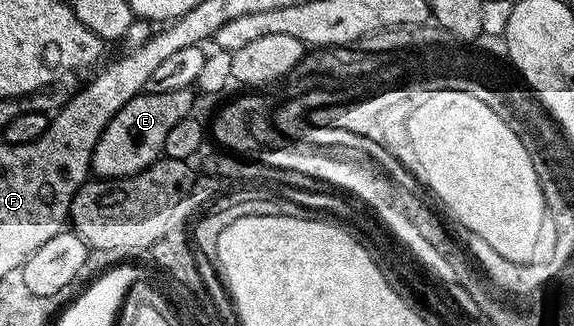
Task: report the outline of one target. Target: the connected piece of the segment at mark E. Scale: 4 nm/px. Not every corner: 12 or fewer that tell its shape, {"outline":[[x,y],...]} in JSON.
{"outline":[[192,89],[143,92],[102,131],[91,172],[132,177],[161,160]]}

